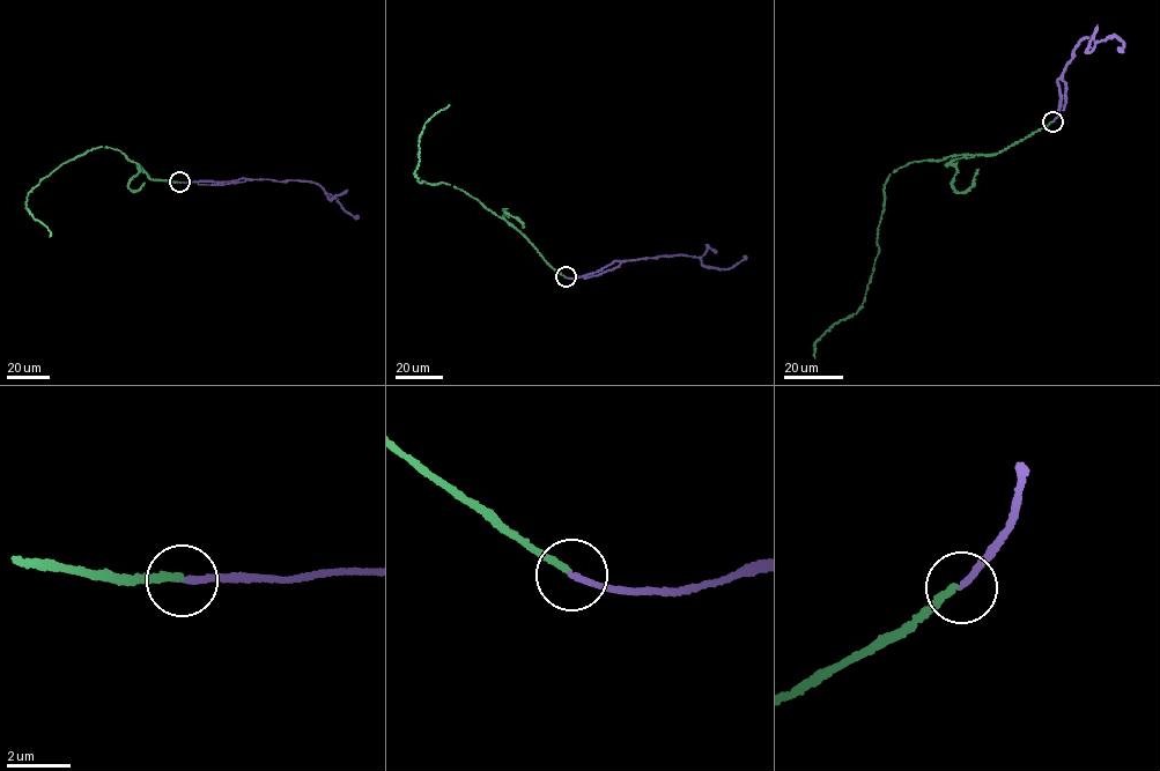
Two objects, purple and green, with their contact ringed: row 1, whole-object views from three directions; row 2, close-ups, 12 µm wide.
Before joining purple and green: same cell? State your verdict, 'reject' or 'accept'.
reject

